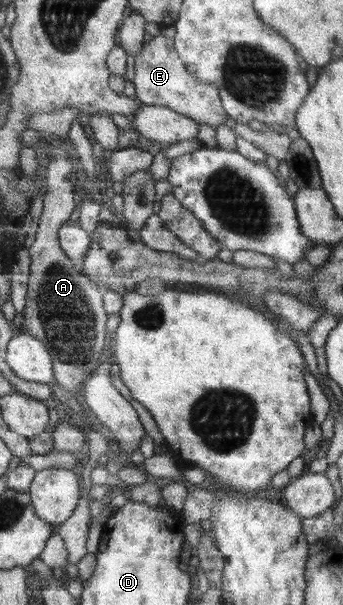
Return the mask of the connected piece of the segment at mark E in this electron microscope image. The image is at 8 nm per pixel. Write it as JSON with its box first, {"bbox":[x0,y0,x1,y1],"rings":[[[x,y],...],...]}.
{"bbox":[134,35,228,129],"rings":[[[154,35],[143,45],[143,52],[134,57],[134,83],[137,97],[144,104],[151,106],[166,106],[199,124],[207,124],[216,129],[228,118],[221,103],[220,92],[216,85],[198,80],[186,68],[185,60],[181,58],[175,48],[175,38]]]}

